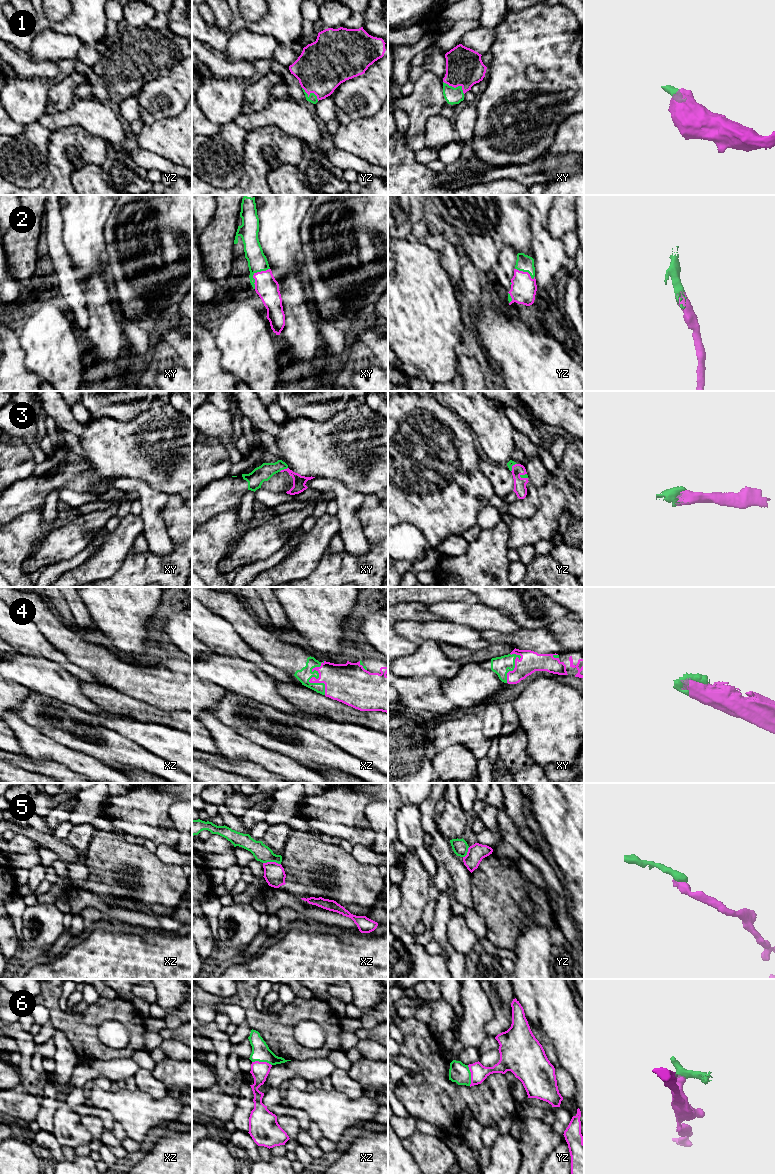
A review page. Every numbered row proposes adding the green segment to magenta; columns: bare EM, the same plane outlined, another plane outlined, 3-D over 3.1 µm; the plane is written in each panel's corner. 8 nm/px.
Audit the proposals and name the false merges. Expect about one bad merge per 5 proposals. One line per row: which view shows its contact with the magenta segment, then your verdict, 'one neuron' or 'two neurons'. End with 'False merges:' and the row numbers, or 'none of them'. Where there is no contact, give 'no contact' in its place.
1: meets magenta in xy; one neuron
2: meets magenta in xy; one neuron
3: meets magenta in xy; one neuron
4: meets magenta in xz; one neuron
5: meets magenta in xz; two neurons
6: meets magenta in yz; one neuron
False merges: 5

